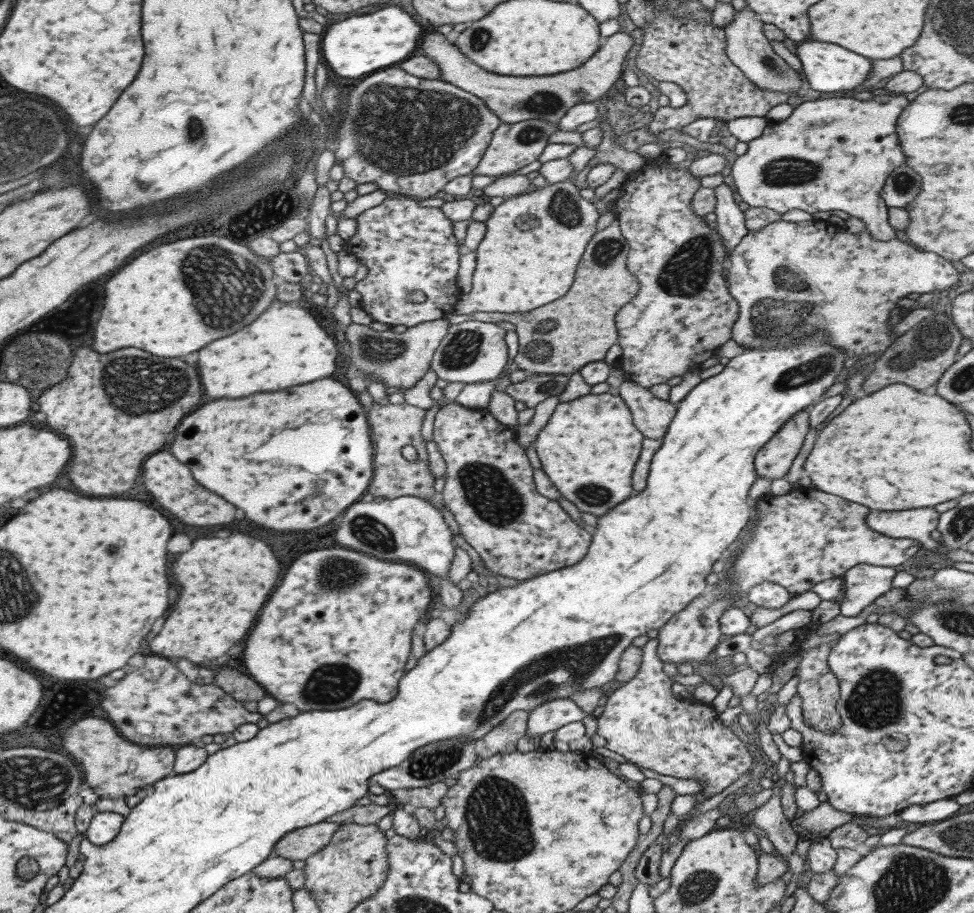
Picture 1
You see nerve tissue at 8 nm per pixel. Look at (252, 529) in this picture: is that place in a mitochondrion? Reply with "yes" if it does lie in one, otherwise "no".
no

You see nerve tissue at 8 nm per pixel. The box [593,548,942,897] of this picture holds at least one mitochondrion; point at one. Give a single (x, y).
(876, 701)

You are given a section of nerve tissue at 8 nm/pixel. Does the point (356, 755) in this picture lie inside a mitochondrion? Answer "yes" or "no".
no

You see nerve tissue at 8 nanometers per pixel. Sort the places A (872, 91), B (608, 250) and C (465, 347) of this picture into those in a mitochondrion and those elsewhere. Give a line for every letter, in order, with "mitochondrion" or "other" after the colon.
A: other
B: mitochondrion
C: mitochondrion

